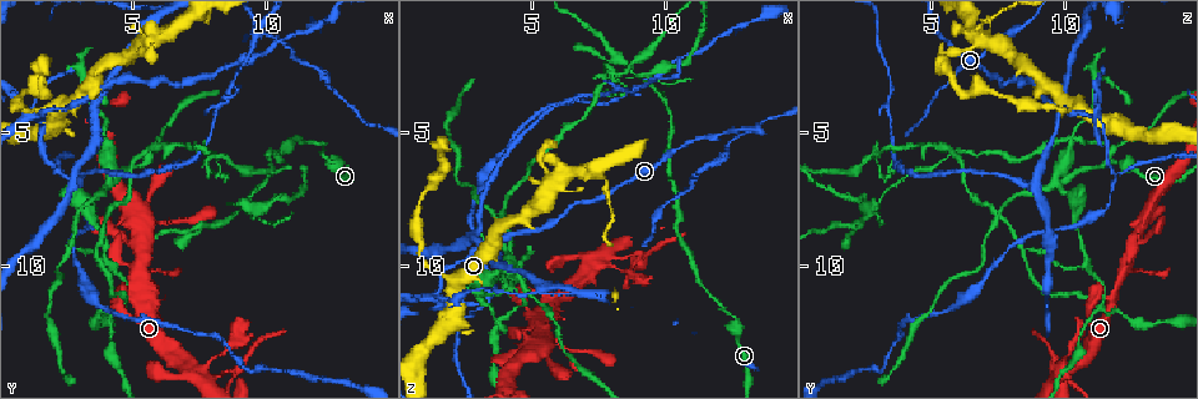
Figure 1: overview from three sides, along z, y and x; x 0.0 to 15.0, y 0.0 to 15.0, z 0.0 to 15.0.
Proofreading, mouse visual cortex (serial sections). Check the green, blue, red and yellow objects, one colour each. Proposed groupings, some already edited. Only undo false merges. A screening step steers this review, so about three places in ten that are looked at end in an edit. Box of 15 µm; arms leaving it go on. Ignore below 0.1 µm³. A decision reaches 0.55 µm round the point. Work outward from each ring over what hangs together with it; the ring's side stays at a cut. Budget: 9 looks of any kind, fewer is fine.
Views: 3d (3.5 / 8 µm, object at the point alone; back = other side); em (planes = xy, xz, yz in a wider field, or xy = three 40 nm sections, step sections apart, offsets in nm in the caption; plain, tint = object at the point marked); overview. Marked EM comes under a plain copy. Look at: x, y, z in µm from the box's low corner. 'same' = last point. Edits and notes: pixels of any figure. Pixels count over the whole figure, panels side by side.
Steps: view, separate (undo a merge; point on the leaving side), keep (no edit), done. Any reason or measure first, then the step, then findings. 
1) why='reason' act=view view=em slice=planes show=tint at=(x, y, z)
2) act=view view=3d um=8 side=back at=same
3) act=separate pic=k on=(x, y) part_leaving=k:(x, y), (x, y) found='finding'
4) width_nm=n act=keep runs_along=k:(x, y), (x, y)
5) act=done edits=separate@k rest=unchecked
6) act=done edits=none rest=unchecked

why='arms part here' act=view view=3d um=3.5 side=back at=(5.3, 7.7, 13.2)

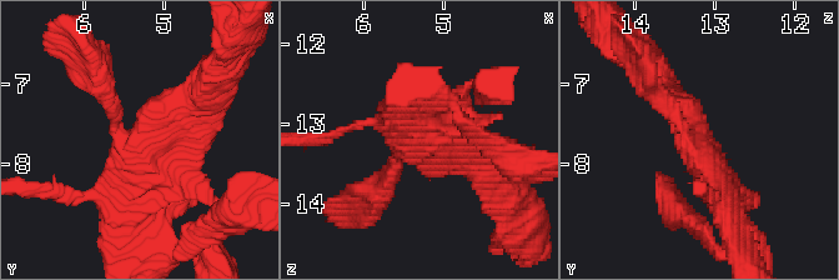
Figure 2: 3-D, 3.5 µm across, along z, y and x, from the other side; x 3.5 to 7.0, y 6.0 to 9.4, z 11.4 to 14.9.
act=view view=em slice=xy step=3 show=tint at=(5.25, 7.80, 13.20)

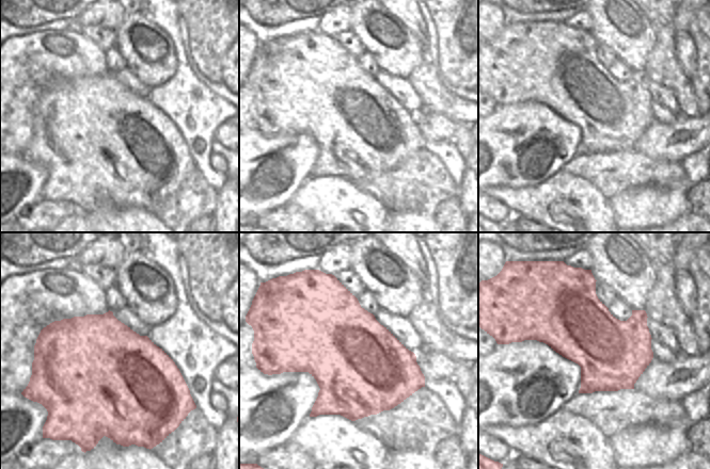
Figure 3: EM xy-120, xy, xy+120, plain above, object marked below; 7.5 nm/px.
act=keep runs_along=2:(131, 220), (142, 148), (200, 94) found='all the same cell'

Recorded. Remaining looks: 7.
why='narrows sharply' act=view view=em slice=xy step=3 show=tint at=(1.2, 4.3, 11.2)

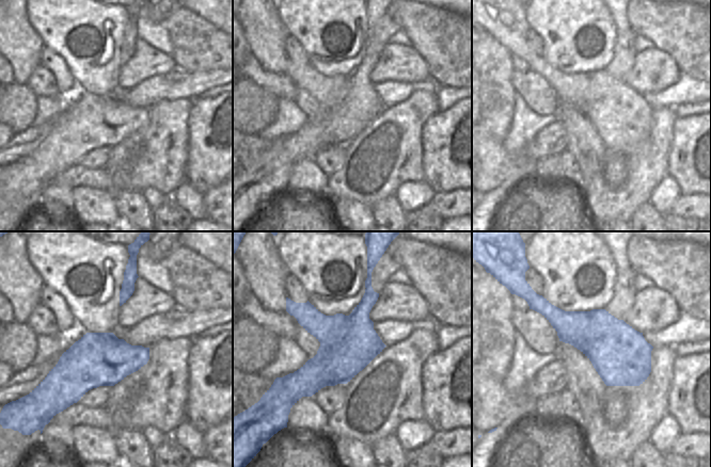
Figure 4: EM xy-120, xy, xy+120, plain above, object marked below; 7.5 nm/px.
why='see where the arms go' act=view view=3d um=3.5 side=back at=same

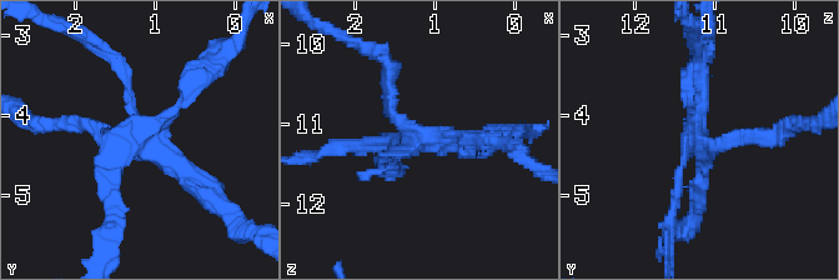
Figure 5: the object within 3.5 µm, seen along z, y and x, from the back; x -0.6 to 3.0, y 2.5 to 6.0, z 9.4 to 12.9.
act=separate pic=5 on=(100, 171) found='a second cell is stuck on'

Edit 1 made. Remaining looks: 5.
why='redraw' act=view view=overview

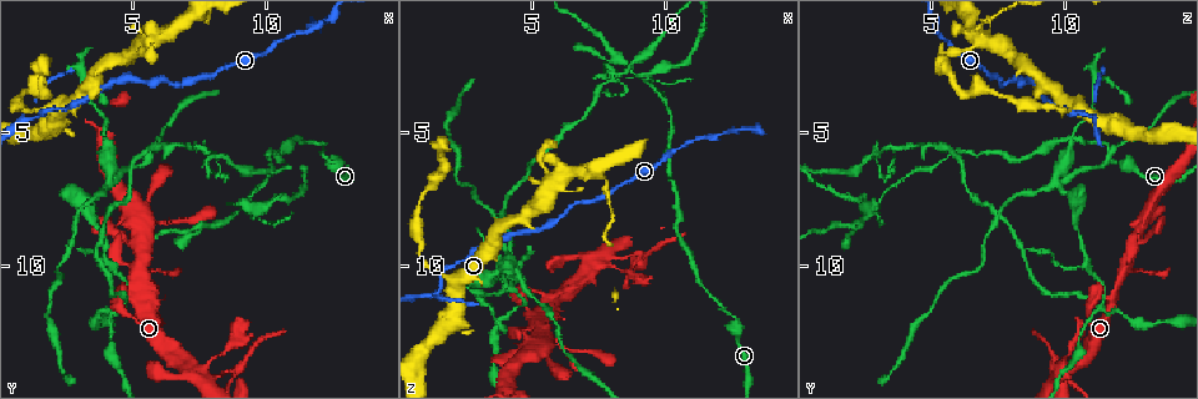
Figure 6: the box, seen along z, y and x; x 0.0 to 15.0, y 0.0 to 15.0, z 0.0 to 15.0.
why='a narrow waist' act=view view=3d um=8 at=(12.2, 5.6, 11.7)

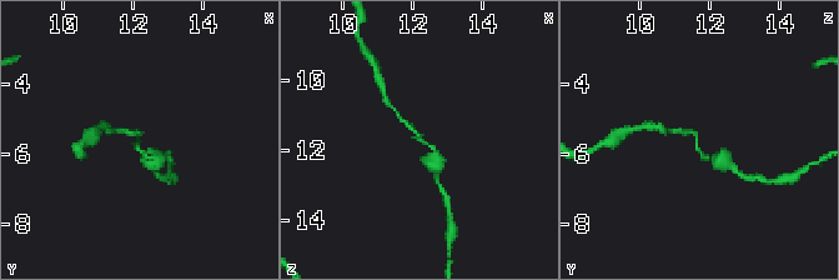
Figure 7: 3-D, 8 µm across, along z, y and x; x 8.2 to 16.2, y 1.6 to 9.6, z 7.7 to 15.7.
act=view view=3d um=3.5 at=(12.3, 5.7, 11.7)

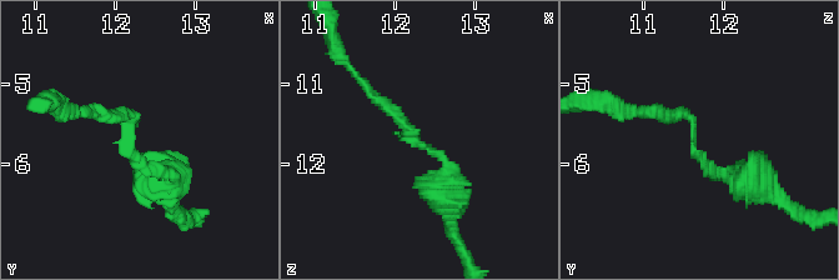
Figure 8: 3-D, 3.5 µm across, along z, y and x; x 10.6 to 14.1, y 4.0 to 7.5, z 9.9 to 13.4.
why='shape alone is not enough' act=view view=em slice=xy step=1 show=tint at=(12.20, 5.65, 11.70)

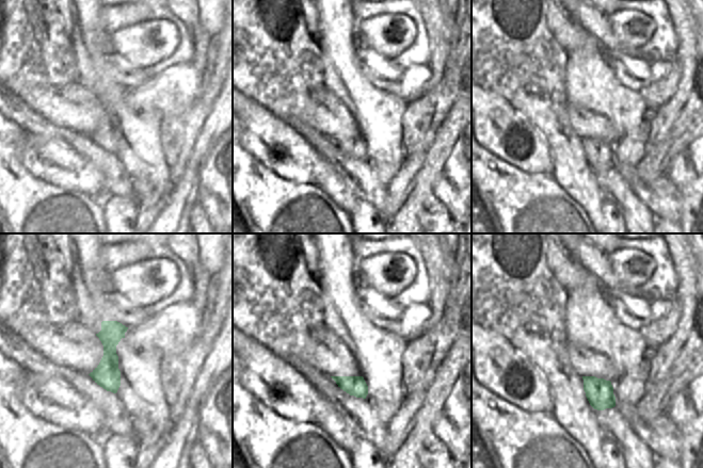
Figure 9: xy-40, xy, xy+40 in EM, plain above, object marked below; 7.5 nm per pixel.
act=keep found='one cell here'

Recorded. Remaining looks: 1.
act=done edits=separate@5 rest=unchecked

